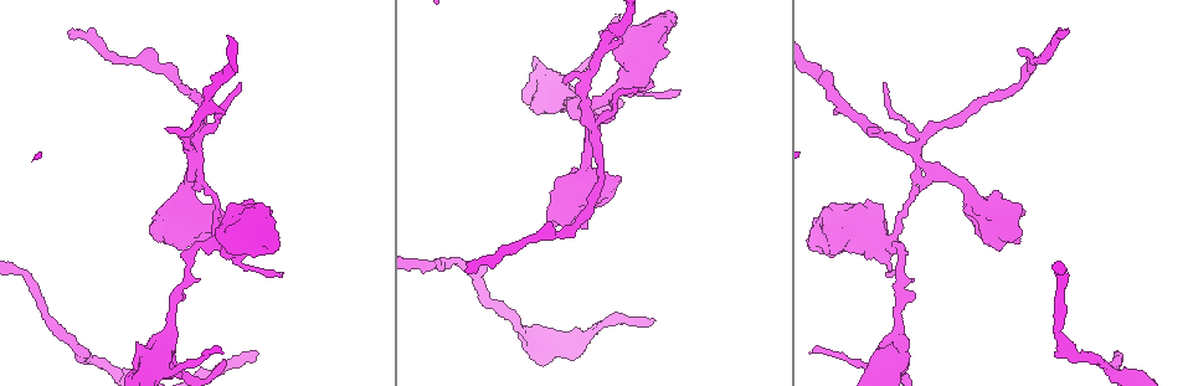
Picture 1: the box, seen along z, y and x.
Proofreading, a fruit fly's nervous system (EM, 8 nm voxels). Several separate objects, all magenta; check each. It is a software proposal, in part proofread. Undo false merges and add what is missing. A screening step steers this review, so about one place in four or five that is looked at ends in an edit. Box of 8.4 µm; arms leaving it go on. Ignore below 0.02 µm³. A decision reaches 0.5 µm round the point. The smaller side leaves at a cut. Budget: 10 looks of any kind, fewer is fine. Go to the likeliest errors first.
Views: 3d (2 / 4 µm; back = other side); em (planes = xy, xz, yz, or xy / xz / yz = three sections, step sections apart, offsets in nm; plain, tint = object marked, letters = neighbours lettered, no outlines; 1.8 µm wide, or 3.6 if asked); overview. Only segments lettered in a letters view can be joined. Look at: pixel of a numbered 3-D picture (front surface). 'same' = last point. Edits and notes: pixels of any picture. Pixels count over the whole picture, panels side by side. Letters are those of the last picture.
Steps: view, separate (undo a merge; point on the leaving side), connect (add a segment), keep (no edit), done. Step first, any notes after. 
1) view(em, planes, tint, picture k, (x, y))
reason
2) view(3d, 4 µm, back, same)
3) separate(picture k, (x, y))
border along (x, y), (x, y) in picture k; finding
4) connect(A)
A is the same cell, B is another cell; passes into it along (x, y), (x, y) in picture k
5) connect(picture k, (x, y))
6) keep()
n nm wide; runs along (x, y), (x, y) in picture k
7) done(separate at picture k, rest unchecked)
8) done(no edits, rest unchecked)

view(em, planes, letters, picture 1, (254, 351))
an open end

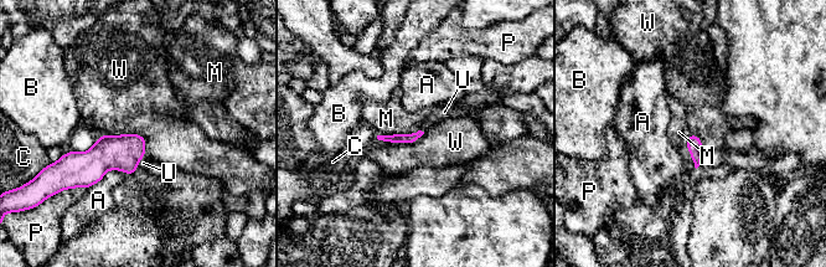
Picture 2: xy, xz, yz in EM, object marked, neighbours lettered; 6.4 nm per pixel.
connect(U)
U is the same cell, A, B, C, M, P and W are other cells; passes into it along (693, 143), (691, 155), (683, 150) in picture 2; it goes on there

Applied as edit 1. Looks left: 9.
view(3d, 4 µm, picture 1, (1068, 34))
thin end

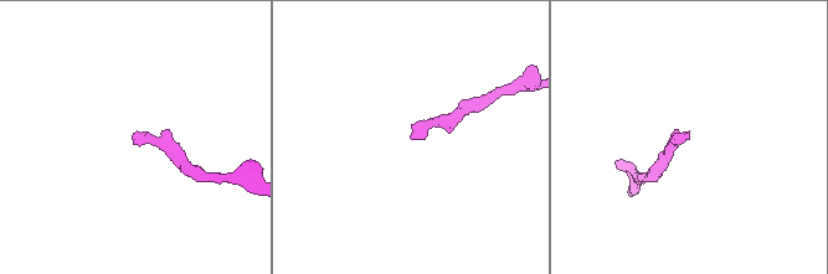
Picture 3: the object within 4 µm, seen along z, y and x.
view(em, 3.6 µm, xz, step 4, tint, picture 3, (687, 139))

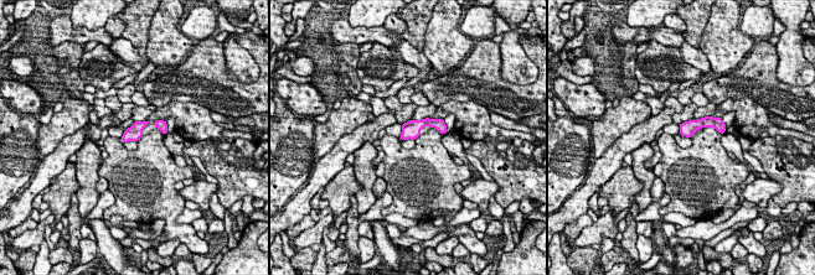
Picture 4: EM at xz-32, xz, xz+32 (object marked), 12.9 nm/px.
view(em, 3.6 µm, planes, letters, same)

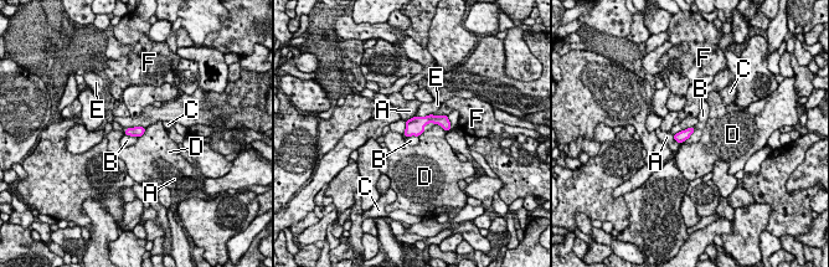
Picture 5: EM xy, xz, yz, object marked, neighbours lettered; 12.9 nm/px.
keep()
A, B, C, D, E and F are other cells; border along (402, 134), (417, 137) in picture 5; no lettered segment goes on from it

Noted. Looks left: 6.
view(3d, 4 µm, picture 1, (918, 179))
three-way junction

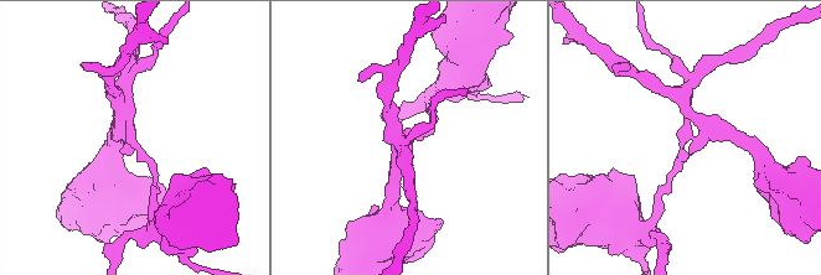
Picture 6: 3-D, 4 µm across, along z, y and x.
view(em, planes, letters, picture 6, (689, 138))
3 arms

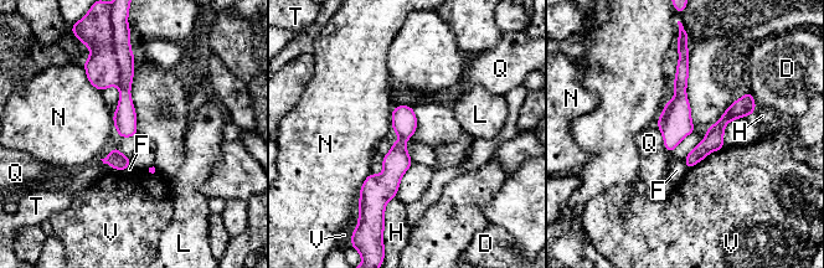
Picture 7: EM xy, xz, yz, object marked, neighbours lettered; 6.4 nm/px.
separate(picture 7, (102, 68))
150 nm wide; D, F, H, L, N, Q, T and V are other cells; border along (113, 46), (119, 68), (119, 86) in picture 7; two neurons meet here

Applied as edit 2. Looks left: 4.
view(em, planes, letters, picture 1, (279, 275))
tapers out

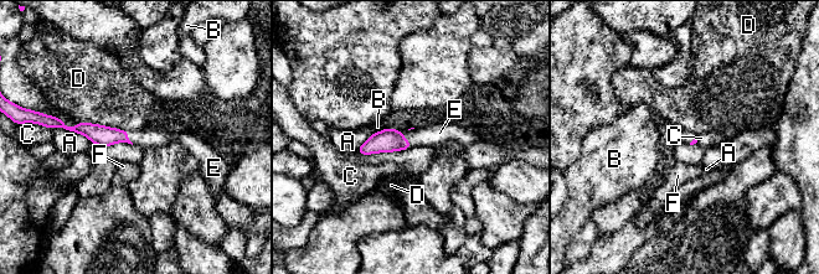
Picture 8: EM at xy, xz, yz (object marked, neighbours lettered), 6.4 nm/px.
connect(E)
E is the same cell, A, B, C, D and F are other cells; passes into it along (387, 140), (405, 138), (439, 133) in picture 8; the neuron continues

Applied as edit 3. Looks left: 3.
done(connect at picture 2, separate at picture 7, connect at picture 8, rest unchecked)

